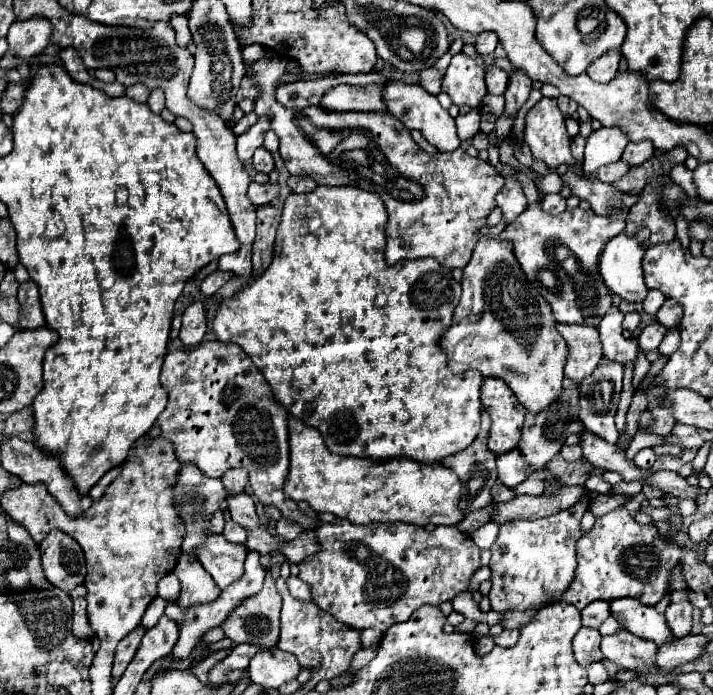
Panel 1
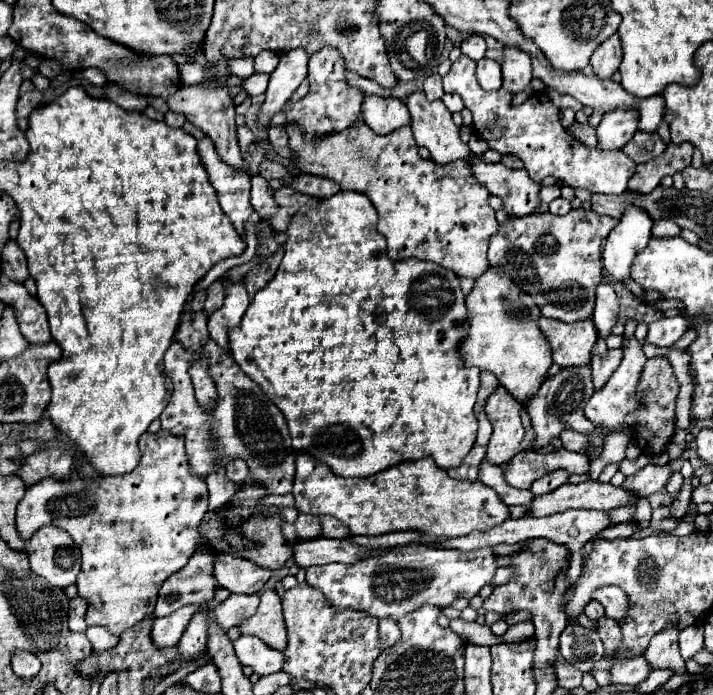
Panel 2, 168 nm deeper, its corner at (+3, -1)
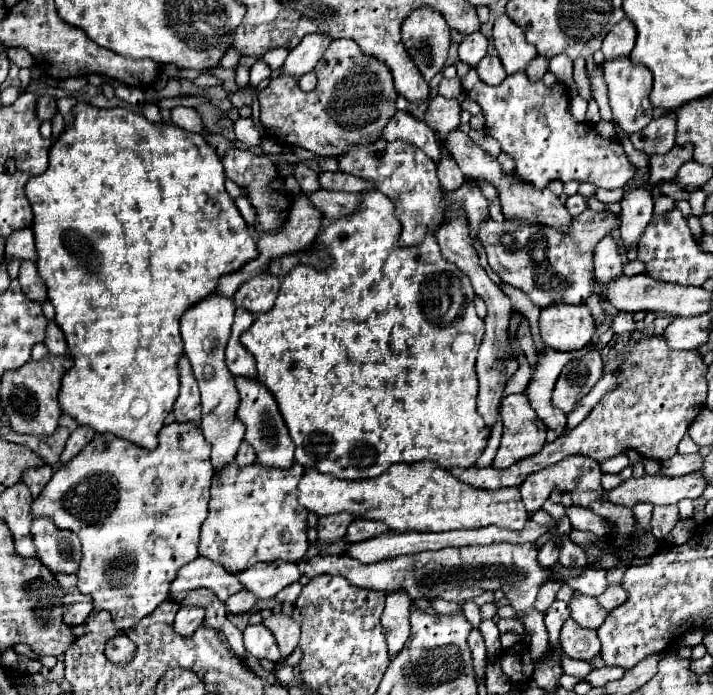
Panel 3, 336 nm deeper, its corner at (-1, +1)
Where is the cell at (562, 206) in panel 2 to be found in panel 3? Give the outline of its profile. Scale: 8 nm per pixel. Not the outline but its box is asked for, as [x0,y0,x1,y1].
[566,194,586,216]

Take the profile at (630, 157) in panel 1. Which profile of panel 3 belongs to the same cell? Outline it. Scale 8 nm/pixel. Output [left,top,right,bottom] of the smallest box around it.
[630,114,676,154]

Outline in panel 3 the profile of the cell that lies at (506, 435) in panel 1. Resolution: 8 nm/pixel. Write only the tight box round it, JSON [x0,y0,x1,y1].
[492,394,546,470]

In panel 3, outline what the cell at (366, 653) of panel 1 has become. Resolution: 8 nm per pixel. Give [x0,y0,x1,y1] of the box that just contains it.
[382,590,412,658]

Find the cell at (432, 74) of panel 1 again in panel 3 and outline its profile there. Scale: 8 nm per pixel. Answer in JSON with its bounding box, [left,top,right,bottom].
[438,76,462,98]

